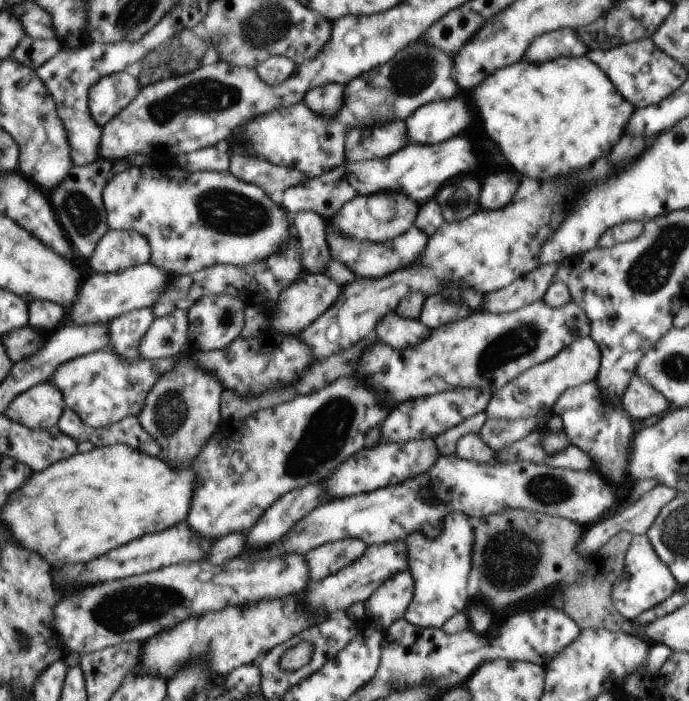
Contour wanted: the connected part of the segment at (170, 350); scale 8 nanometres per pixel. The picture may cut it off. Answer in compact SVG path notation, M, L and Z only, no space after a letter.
M186 310L158 317L143 339L141 352L146 359L178 359L188 346Z

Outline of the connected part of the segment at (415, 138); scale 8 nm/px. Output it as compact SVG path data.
M459 94L452 100L440 100L420 107L414 115L408 116L406 121L408 138L415 144L439 144L452 139L456 134L464 132L470 124L470 104L466 96Z

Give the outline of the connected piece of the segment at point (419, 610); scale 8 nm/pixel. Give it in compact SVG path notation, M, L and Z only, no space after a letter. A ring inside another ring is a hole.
M449 513L446 517L446 524L442 528L442 536L434 541L416 532L410 536L406 542L408 554L409 574L412 576L414 591L413 598L406 610L405 619L409 624L424 629L442 629L448 618L452 618L456 612L466 610L468 604L468 576L472 570L472 542L475 542L474 528L468 522L466 513Z

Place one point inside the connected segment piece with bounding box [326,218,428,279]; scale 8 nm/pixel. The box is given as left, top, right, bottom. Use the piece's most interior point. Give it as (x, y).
(368, 260)

